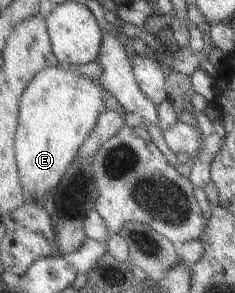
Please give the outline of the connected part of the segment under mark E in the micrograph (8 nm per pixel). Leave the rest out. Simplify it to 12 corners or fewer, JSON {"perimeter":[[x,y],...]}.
{"perimeter":[[44,68],[16,141],[29,200],[44,203],[105,110],[104,87]]}

